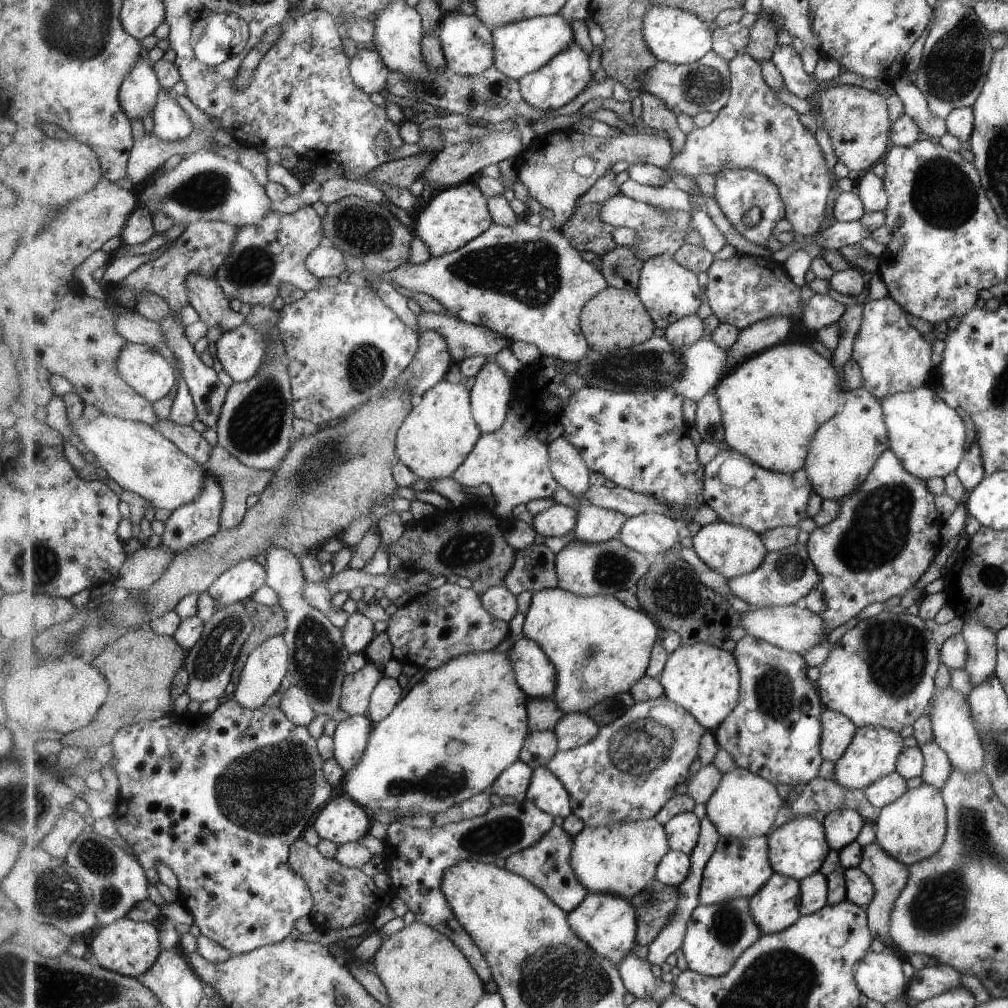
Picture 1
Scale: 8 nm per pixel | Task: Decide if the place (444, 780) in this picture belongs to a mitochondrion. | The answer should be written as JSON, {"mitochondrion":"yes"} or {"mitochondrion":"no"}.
{"mitochondrion":"yes"}

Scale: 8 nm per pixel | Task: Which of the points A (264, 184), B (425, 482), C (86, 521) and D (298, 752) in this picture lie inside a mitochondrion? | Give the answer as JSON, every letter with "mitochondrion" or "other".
{"A":"other","B":"other","C":"other","D":"mitochondrion"}

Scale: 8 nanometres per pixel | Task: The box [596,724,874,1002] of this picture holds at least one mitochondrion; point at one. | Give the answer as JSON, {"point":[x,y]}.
{"point":[727,925]}

